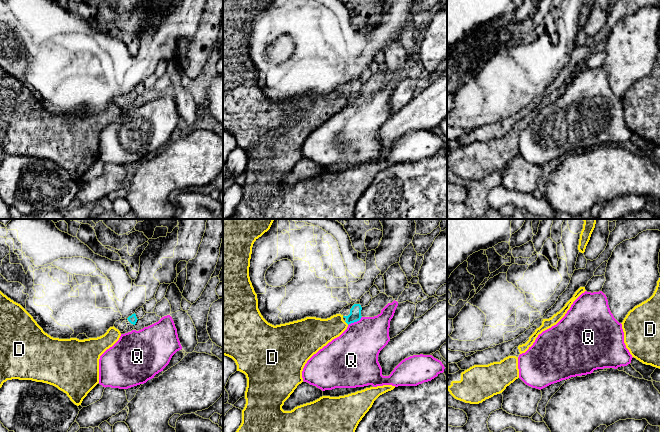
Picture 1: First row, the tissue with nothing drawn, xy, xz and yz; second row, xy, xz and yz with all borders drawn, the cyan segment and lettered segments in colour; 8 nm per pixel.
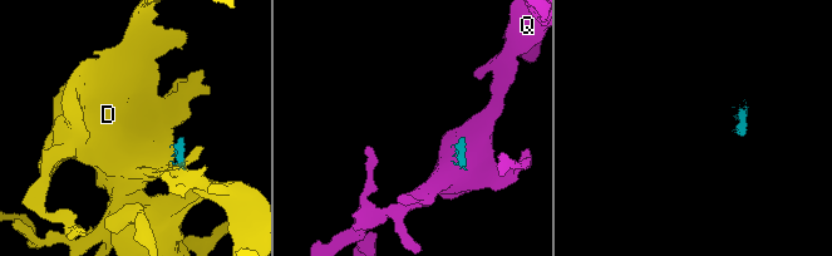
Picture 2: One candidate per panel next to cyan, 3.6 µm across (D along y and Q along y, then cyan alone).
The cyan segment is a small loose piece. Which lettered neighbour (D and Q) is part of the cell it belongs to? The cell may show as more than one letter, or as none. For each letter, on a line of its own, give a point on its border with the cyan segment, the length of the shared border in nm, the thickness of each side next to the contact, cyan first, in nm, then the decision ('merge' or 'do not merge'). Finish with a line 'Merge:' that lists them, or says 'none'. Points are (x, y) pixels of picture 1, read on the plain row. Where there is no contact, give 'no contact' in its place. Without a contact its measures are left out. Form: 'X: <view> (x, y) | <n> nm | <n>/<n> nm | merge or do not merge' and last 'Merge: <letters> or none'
D: xz (346, 98) | 50 nm | 100/240 nm | do not merge
Q: xz (355, 97) | 130 nm | 100/380 nm | do not merge
Merge: none

